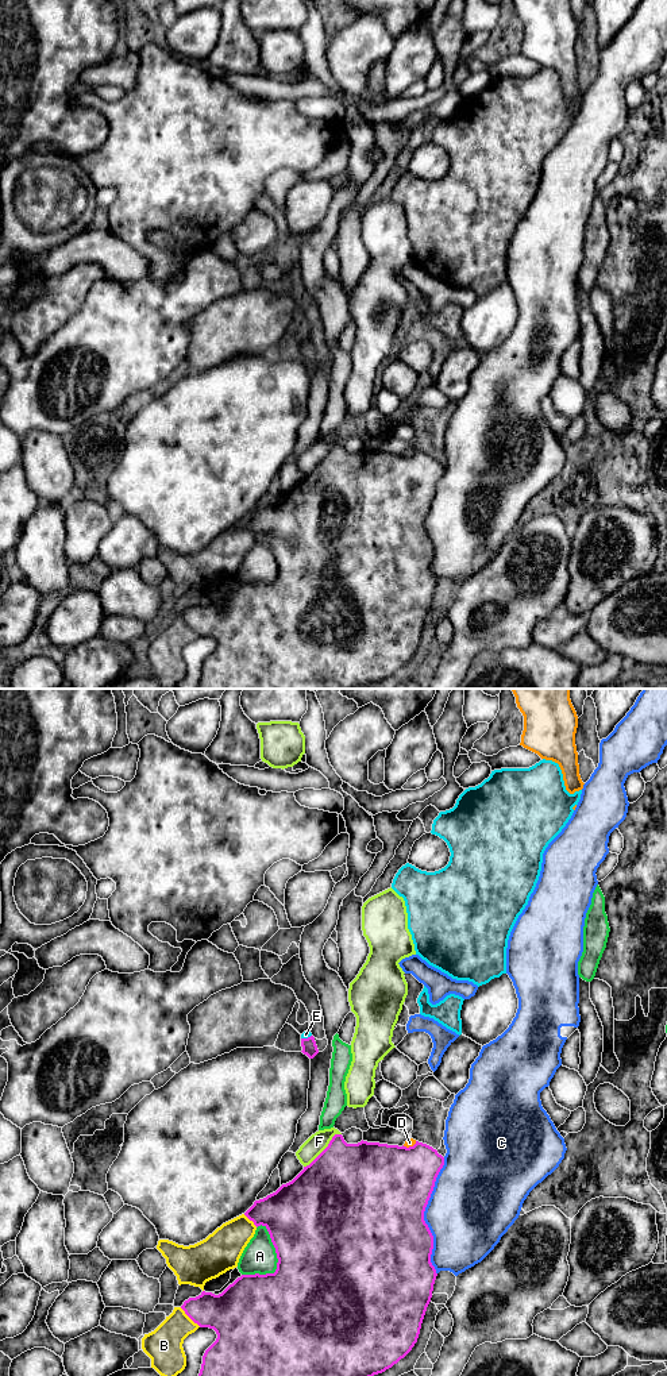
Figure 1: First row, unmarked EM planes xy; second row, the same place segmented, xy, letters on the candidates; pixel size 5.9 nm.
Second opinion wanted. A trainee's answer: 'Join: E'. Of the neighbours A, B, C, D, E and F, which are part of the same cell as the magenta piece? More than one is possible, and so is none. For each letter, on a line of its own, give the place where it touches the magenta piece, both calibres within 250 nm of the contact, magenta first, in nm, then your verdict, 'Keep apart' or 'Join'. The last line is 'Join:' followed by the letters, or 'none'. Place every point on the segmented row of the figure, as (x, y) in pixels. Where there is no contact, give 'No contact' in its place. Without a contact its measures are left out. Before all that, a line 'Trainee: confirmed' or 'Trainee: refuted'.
Trainee: confirmed
A: Touches magenta at xy (277, 1264). Thickness 500 nm (magenta) against 200 nm. Keep apart
B: Touches magenta at xy (191, 1318). Thickness 300 nm (magenta) against 220 nm. Keep apart
C: Touches magenta at xy (423, 1215). Thickness 500 nm (magenta) against 460 nm. Keep apart
D: Touches magenta at xy (409, 1147). Thickness 480 nm (magenta) against 50 nm. Keep apart
E: Touches magenta at xy (305, 1039). Thickness 90 nm (magenta) against 50 nm. Join
F: Touches magenta at xy (324, 1149). Thickness 500 nm (magenta) against 110 nm. Keep apart
Join: E

